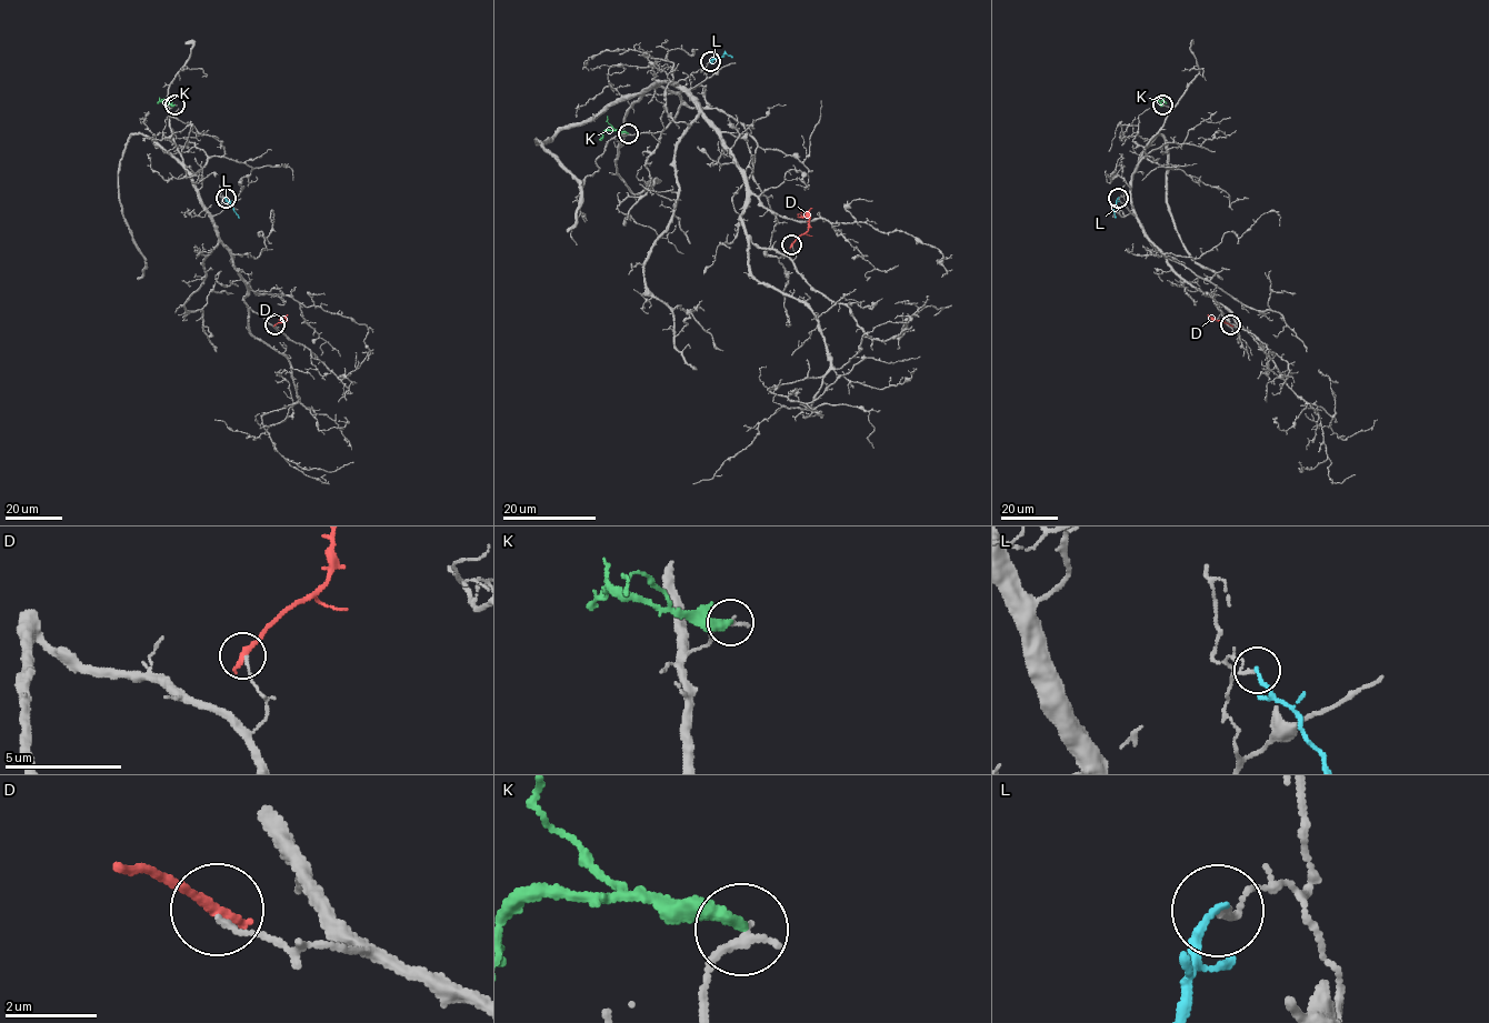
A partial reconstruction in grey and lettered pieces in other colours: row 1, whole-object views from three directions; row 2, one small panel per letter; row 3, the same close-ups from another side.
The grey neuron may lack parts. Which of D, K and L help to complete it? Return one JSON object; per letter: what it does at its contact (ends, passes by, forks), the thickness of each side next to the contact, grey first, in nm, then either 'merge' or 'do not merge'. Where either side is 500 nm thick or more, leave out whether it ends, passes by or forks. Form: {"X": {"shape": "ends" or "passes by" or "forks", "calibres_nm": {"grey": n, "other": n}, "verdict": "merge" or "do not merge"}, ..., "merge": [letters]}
{"D": {"shape": "ends", "calibres_nm": {"grey": 100, "other": 280}, "verdict": "do not merge"}, "K": {"shape": "ends", "calibres_nm": {"grey": 240, "other": 320}, "verdict": "do not merge"}, "L": {"shape": "ends", "calibres_nm": {"grey": 130, "other": 180}, "verdict": "do not merge"}, "merge": []}

